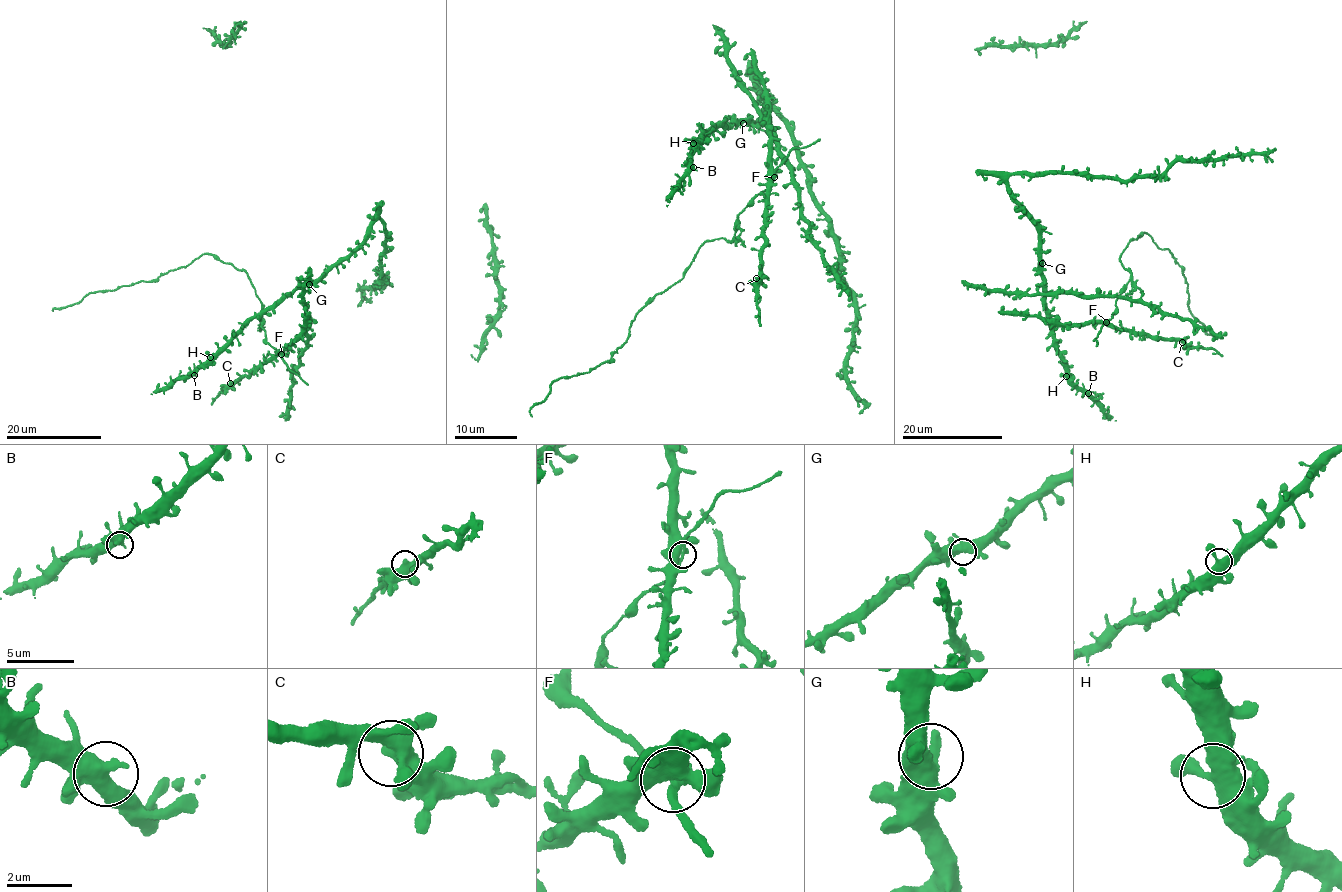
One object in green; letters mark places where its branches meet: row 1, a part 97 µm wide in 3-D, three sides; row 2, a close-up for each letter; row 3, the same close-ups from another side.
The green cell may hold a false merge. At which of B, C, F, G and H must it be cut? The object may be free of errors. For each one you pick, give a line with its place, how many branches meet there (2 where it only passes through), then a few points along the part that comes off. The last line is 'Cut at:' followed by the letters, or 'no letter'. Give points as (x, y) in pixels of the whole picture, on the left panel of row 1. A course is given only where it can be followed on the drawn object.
Cut at: no letter

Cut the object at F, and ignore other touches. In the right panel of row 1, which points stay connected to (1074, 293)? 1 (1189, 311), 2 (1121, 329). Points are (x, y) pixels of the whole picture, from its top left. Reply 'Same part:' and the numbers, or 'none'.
Same part: 2

